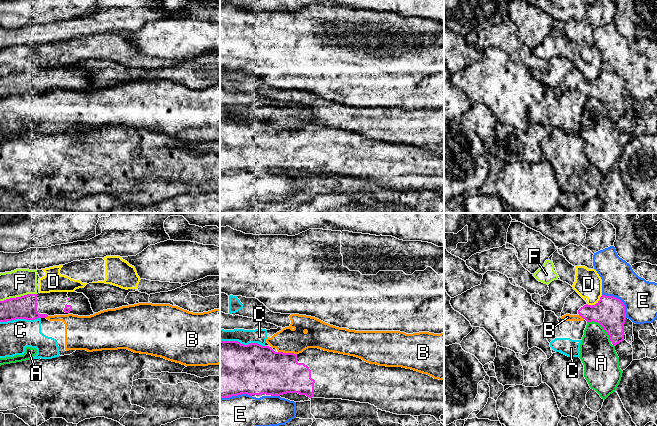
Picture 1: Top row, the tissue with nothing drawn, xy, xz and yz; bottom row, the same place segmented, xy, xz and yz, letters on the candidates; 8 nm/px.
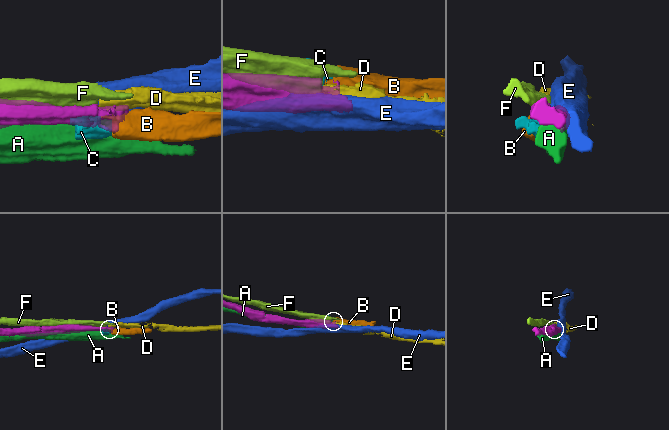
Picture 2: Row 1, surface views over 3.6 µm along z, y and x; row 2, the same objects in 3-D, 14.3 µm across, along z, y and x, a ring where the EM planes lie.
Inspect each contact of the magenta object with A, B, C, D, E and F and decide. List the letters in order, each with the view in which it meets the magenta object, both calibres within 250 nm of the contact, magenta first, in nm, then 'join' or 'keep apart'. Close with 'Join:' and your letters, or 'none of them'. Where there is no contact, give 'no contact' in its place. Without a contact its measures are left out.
A: meets magenta in yz; 240 nm thick on the magenta side, 280 nm on the other; keep apart
B: meets magenta in xz; 380 nm thick on the magenta side, 200 nm on the other; keep apart
C: meets magenta in xz; 460 nm thick on the magenta side, 120 nm on the other; keep apart
D: meets magenta in yz; 240 nm thick on the magenta side, 220 nm on the other; keep apart
E: meets magenta in yz; 240 nm thick on the magenta side, 280 nm on the other; keep apart
F: meets magenta in xy; 190 nm thick on the magenta side, 220 nm on the other; keep apart
Join: none of them

